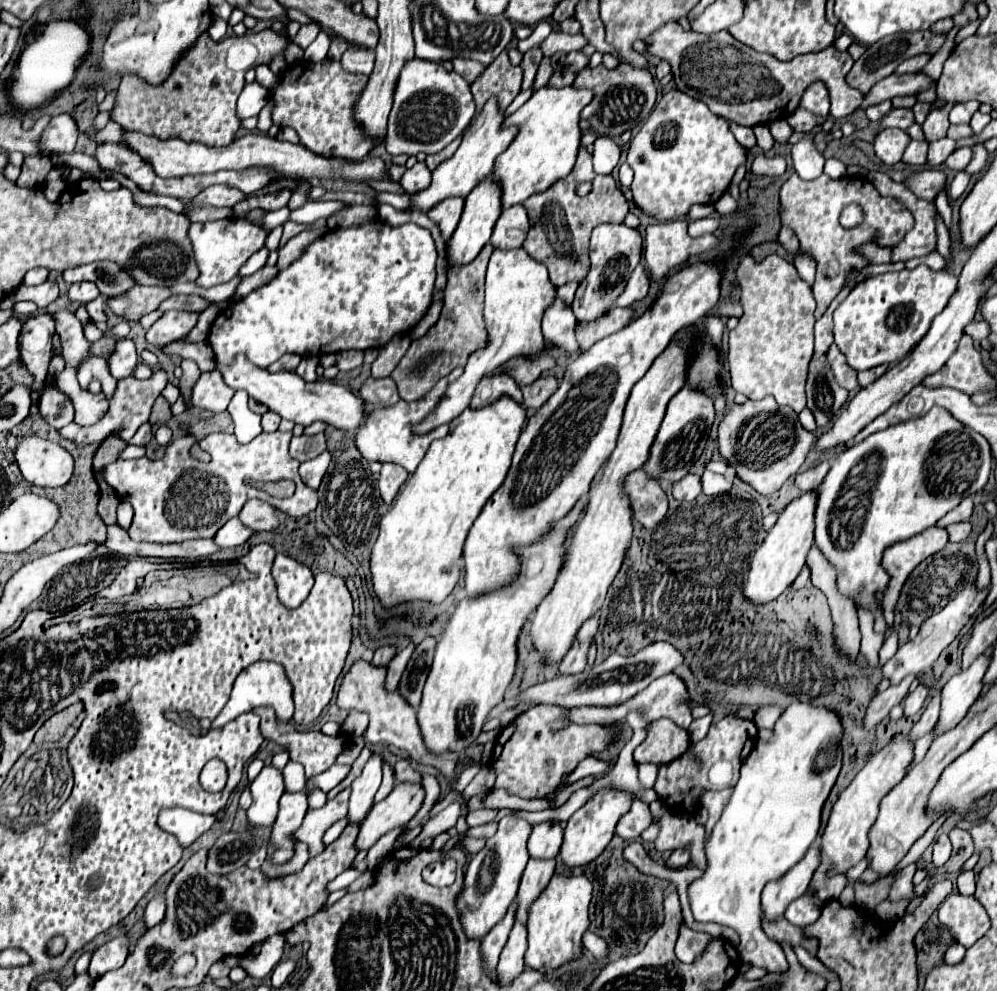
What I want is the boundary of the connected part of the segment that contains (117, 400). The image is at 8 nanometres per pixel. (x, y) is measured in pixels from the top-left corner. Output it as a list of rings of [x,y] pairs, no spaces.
[[[157,370],[153,372],[153,376],[149,380],[137,380],[137,378],[127,378],[127,380],[121,380],[117,384],[117,390],[113,394],[113,398],[109,403],[109,412],[105,414],[103,420],[99,420],[97,424],[93,426],[77,426],[75,422],[71,422],[69,426],[65,426],[59,434],[75,444],[93,444],[102,443],[105,438],[109,436],[119,436],[121,440],[131,440],[133,434],[139,430],[141,424],[145,424],[149,420],[149,414],[151,414],[151,406],[153,402],[159,398],[161,390],[167,386],[167,374],[163,370]]]

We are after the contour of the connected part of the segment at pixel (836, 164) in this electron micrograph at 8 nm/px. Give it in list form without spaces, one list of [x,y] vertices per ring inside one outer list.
[[[831,158],[831,160],[825,162],[825,170],[823,172],[827,176],[831,176],[831,178],[843,178],[845,176],[845,164],[835,160],[835,158]]]

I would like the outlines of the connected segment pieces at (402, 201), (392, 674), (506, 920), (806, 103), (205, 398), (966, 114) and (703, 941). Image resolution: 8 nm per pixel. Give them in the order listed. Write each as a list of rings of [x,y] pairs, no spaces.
[[[381,192],[381,194],[377,194],[377,200],[383,202],[383,204],[391,204],[391,206],[397,208],[397,210],[409,210],[409,206],[411,206],[409,196],[405,196],[405,194],[389,194],[389,192]]]
[[[409,644],[405,650],[401,650],[401,652],[389,662],[389,666],[387,666],[387,686],[389,686],[389,690],[397,690],[399,680],[401,680],[401,674],[403,674],[403,670],[405,670],[411,654],[413,654],[413,644]]]
[[[513,902],[507,910],[507,914],[503,916],[503,920],[499,924],[495,924],[491,928],[491,932],[483,938],[483,944],[481,944],[481,952],[483,952],[483,962],[489,970],[495,970],[497,966],[497,960],[499,960],[499,954],[507,942],[507,936],[509,936],[509,930],[515,922],[515,910],[517,910],[517,904]]]
[[[815,82],[813,86],[809,86],[809,90],[803,94],[799,108],[811,110],[813,114],[819,114],[819,116],[827,116],[829,114],[829,96],[825,94],[825,86],[821,86],[821,82]]]
[[[217,370],[205,372],[197,380],[191,398],[193,398],[195,408],[223,412],[223,410],[227,410],[227,404],[233,398],[233,388],[225,386],[225,382],[223,382],[221,374],[217,374]]]
[[[965,102],[965,104],[955,104],[949,113],[949,122],[951,126],[969,126],[971,116],[979,110],[979,102]]]
[[[685,924],[681,926],[681,932],[679,932],[679,940],[677,940],[677,946],[675,946],[675,956],[681,960],[681,962],[691,962],[695,960],[699,954],[703,954],[705,946],[709,944],[711,936],[709,934],[697,934],[693,930],[689,930]]]

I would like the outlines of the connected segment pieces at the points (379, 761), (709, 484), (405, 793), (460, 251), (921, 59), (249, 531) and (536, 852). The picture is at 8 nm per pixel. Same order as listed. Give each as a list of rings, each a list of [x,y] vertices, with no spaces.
[[[373,748],[373,756],[369,758],[369,762],[363,768],[363,774],[353,782],[353,792],[351,792],[351,800],[349,800],[349,822],[359,822],[367,816],[369,808],[373,806],[373,798],[375,792],[381,784],[381,768],[383,768],[383,760],[385,760],[385,750],[383,748]]]
[[[705,472],[701,476],[701,480],[703,480],[703,494],[707,494],[707,496],[719,496],[719,494],[731,492],[731,484],[733,484],[731,478],[725,478],[725,476],[719,476],[713,472]]]
[[[397,784],[393,792],[383,802],[377,802],[369,816],[361,822],[357,848],[369,848],[385,832],[397,826],[405,826],[419,812],[423,800],[425,788],[421,784]]]
[[[491,176],[483,178],[473,190],[471,194],[465,198],[465,208],[463,208],[463,216],[461,222],[457,226],[457,230],[453,232],[451,240],[449,240],[449,248],[447,248],[447,260],[449,264],[469,264],[473,262],[473,258],[481,252],[481,248],[489,242],[493,226],[497,222],[497,218],[503,212],[503,204],[501,204],[501,186],[499,182]]]
[[[919,54],[915,58],[909,58],[905,60],[899,68],[897,68],[897,74],[905,74],[905,72],[919,72],[927,62],[929,62],[929,54]]]
[[[233,518],[233,520],[229,520],[229,522],[227,522],[219,532],[217,532],[215,544],[217,544],[219,548],[241,546],[241,544],[245,544],[253,534],[255,534],[253,528],[245,526],[239,518]]]
[[[549,820],[533,826],[529,838],[529,854],[531,858],[553,858],[559,854],[563,842],[563,828],[559,820]]]

